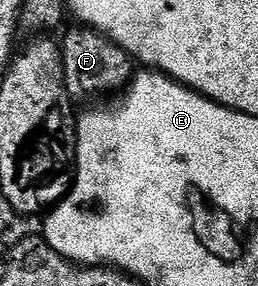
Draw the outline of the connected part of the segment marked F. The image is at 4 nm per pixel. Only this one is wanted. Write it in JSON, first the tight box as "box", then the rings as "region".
{"box":[60,26,135,102],"region":[[[73,26],[60,41],[61,61],[65,89],[70,100],[80,102],[88,96],[105,96],[108,92],[120,93],[135,75],[135,61],[108,36],[85,26]]]}

